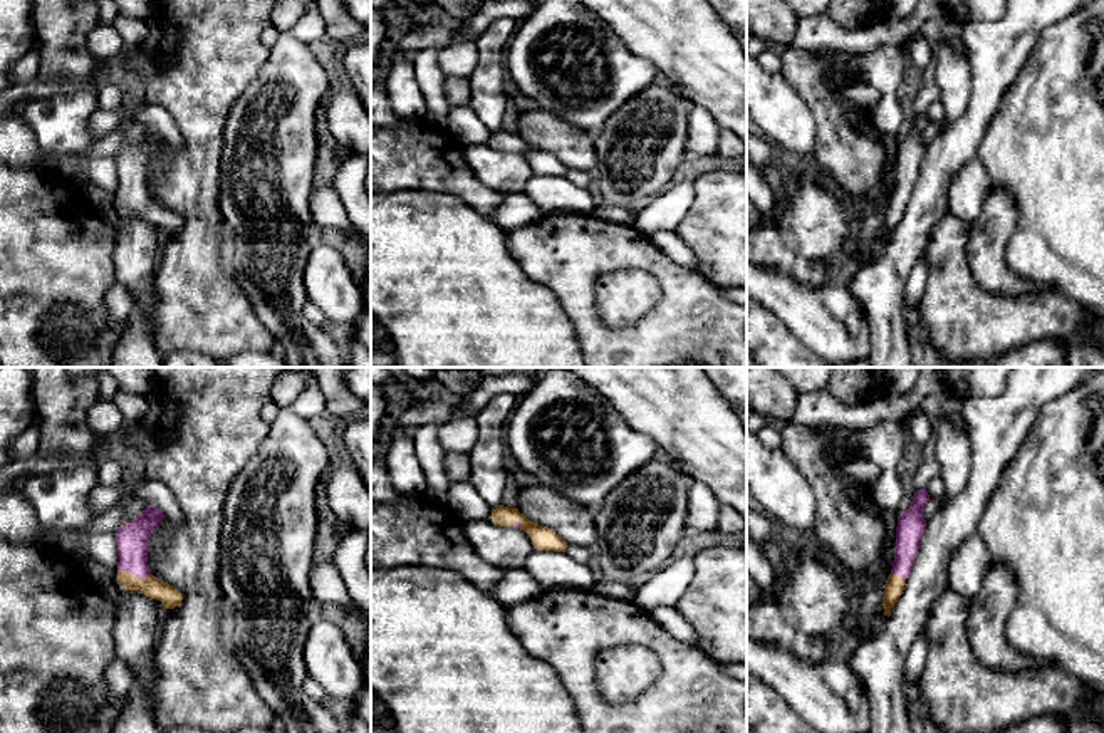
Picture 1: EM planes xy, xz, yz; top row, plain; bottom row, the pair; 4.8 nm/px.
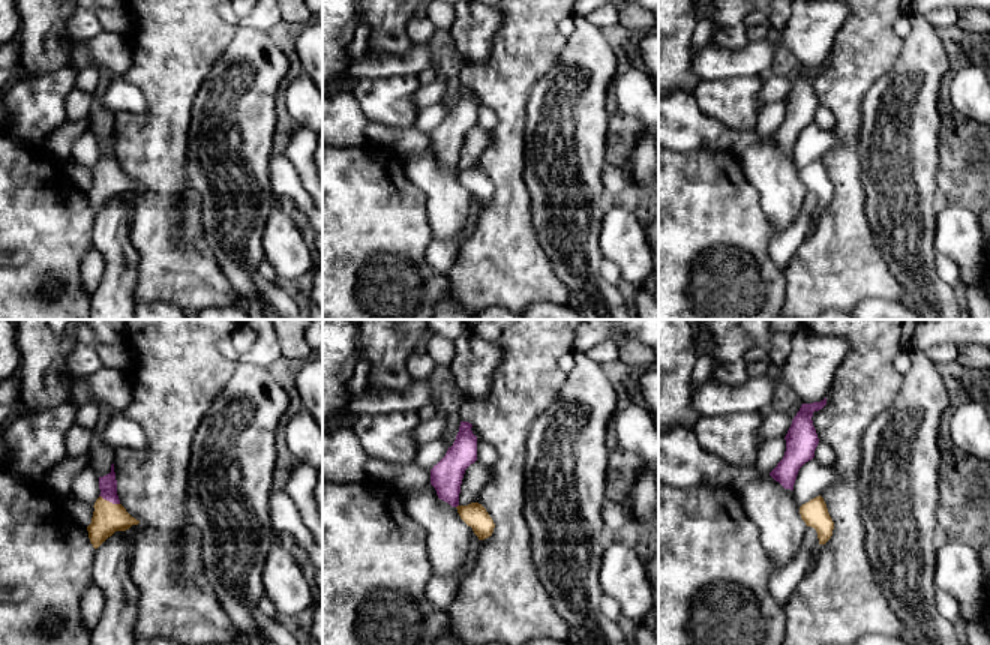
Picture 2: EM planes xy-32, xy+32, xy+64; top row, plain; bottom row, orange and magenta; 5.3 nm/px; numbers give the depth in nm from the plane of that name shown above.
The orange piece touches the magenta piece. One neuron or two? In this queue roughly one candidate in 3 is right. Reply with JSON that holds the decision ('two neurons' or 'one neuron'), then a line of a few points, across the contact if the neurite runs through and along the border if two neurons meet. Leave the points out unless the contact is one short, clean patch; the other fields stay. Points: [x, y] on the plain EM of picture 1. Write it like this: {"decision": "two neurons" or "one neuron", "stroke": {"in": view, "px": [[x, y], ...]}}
{"decision": "one neuron", "stroke": {"in": "xy", "px": [[150, 210], [133, 198], [133, 163]]}}

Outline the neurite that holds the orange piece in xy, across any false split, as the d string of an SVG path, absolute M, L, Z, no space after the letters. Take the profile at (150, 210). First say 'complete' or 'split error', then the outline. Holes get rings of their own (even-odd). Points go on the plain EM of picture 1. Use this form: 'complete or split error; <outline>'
split error; M148 129L133 146L124 148L114 159L117 168L117 205L126 215L161 225L166 233L181 228L183 218L151 198L148 190L149 161L164 138Z

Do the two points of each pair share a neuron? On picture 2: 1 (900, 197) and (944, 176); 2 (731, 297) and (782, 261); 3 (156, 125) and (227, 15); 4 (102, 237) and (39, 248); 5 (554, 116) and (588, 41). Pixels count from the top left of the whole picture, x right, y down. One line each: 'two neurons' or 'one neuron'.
1: two neurons
2: two neurons
3: two neurons
4: two neurons
5: one neuron

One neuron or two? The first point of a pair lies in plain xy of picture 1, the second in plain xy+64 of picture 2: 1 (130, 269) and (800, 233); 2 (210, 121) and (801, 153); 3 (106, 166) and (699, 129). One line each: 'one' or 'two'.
1: two
2: two
3: one

